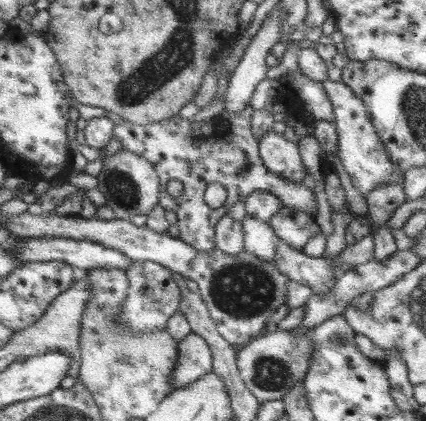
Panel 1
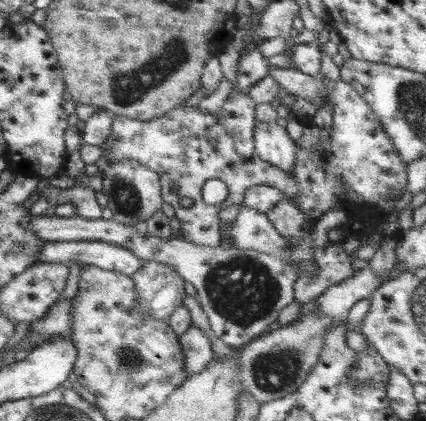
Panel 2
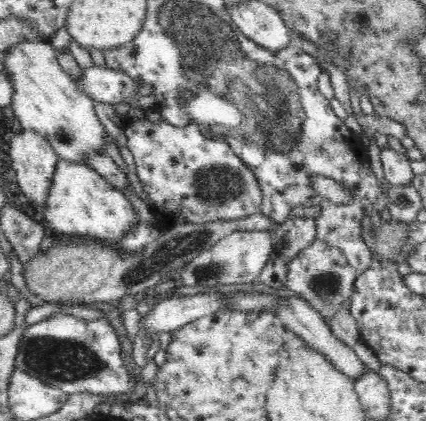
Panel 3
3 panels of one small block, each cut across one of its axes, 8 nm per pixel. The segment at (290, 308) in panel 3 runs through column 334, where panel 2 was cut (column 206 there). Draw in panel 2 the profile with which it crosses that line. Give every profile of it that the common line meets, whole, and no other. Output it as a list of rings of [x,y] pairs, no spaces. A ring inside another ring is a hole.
[[[193,324],[193,328],[181,336],[181,344],[187,354],[189,376],[207,370],[211,366],[211,362],[215,362],[215,358],[217,358],[211,338],[207,338],[207,332],[201,330],[197,324]]]

